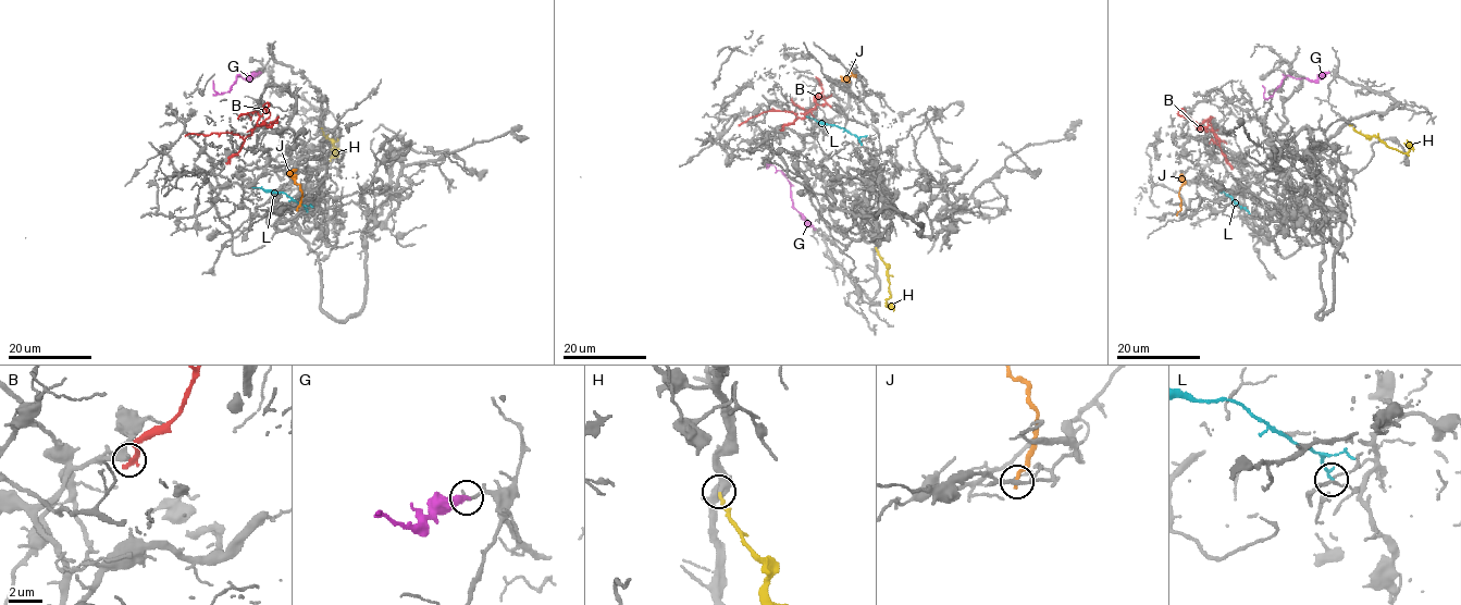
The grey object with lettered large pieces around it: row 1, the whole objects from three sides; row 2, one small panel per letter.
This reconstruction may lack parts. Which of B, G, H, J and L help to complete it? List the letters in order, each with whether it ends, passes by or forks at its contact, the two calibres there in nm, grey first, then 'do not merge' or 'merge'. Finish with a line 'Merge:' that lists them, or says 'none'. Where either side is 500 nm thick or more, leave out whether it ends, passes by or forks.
B: it ends there; 340 nm thick on the grey side, 360 nm on the other; do not merge
G: it ends there; 240 nm thick on the grey side, 340 nm on the other; merge
H: it ends there; 320 nm thick on the grey side, 190 nm on the other; merge
J: it ends there; 170 nm thick on the grey side, 220 nm on the other; do not merge
L: it ends there; 120 nm thick on the grey side, 180 nm on the other; do not merge
Merge: G, H

